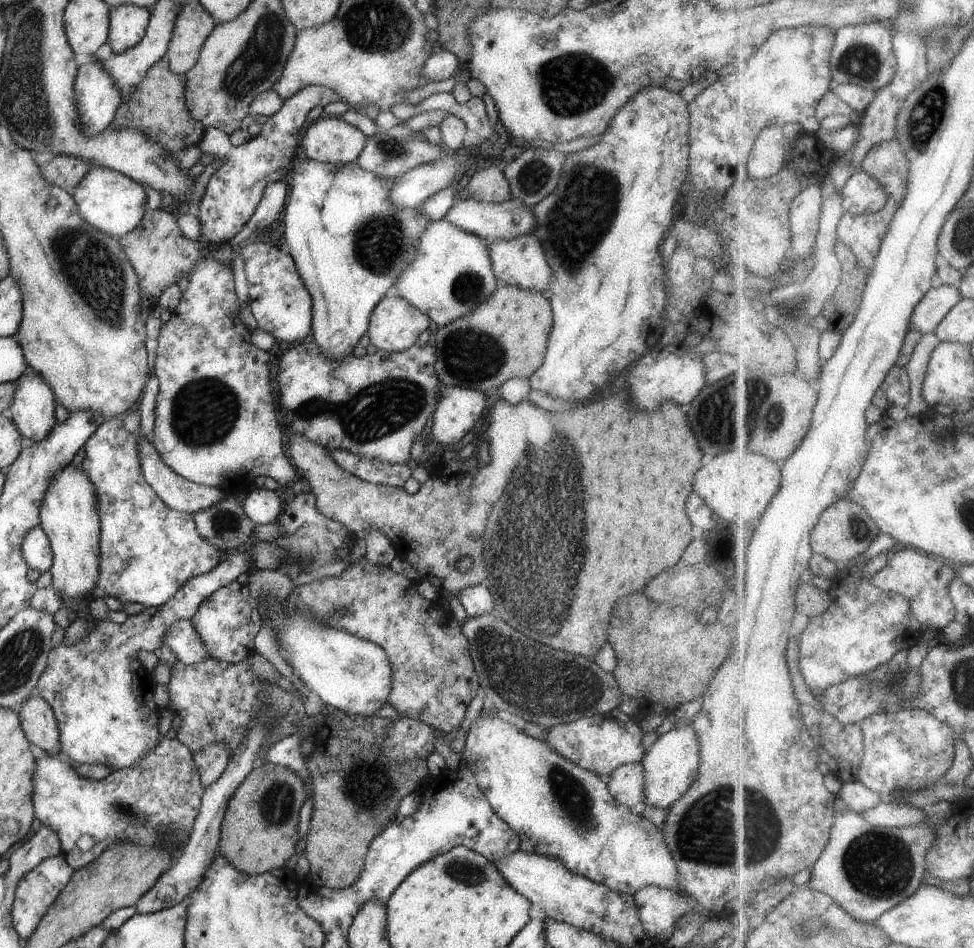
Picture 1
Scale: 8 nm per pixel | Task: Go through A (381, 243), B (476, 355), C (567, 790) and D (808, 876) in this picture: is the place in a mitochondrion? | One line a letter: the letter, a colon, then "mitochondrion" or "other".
A: mitochondrion
B: mitochondrion
C: mitochondrion
D: other

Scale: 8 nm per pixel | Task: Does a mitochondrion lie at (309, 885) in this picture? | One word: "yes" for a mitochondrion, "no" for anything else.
no

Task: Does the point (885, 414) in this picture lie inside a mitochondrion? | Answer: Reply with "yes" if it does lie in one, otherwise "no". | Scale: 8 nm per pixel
no

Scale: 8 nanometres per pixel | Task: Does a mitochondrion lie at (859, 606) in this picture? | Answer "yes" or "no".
no

